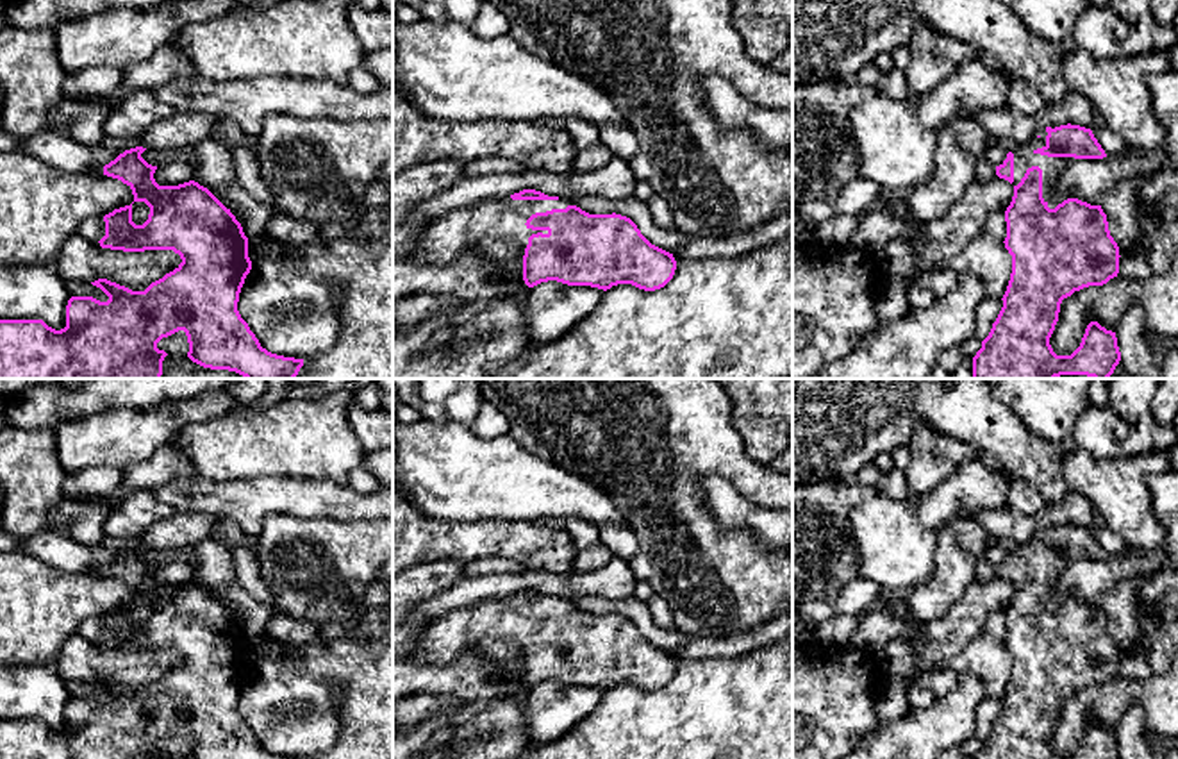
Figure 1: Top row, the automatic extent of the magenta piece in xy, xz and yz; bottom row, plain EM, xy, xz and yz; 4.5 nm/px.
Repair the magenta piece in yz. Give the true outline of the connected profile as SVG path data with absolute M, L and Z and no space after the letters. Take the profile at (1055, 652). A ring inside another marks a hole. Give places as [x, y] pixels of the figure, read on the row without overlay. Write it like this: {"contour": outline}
{"contour": "M1067 523L1046 527L1017 545L996 566L996 575L1014 586L1012 602L1005 611L1007 638L1003 641L1012 655L1012 673L1001 698L1003 707L973 759L1121 759L1116 732L1098 721L1087 725L1080 746L1071 755L1057 755L1049 745L1062 700L1083 688L1103 686L1119 673L1119 646L1110 636L1101 605L1067 598L1055 609L1048 607L1058 575L1073 561L1103 557L1107 554L1091 529Z"}

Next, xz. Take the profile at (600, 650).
{"contour": "M535 589L428 621L414 652L432 664L450 664L464 654L521 663L528 688L557 680L603 691L618 684L655 691L676 670L673 654L651 645L630 618L589 614L571 598Z"}

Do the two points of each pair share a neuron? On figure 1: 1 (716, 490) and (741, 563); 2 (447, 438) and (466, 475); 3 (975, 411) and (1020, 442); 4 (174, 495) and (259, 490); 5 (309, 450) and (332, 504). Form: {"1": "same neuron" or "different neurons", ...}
{"1": "different neurons", "2": "same neuron", "3": "same neuron", "4": "same neuron", "5": "different neurons"}

